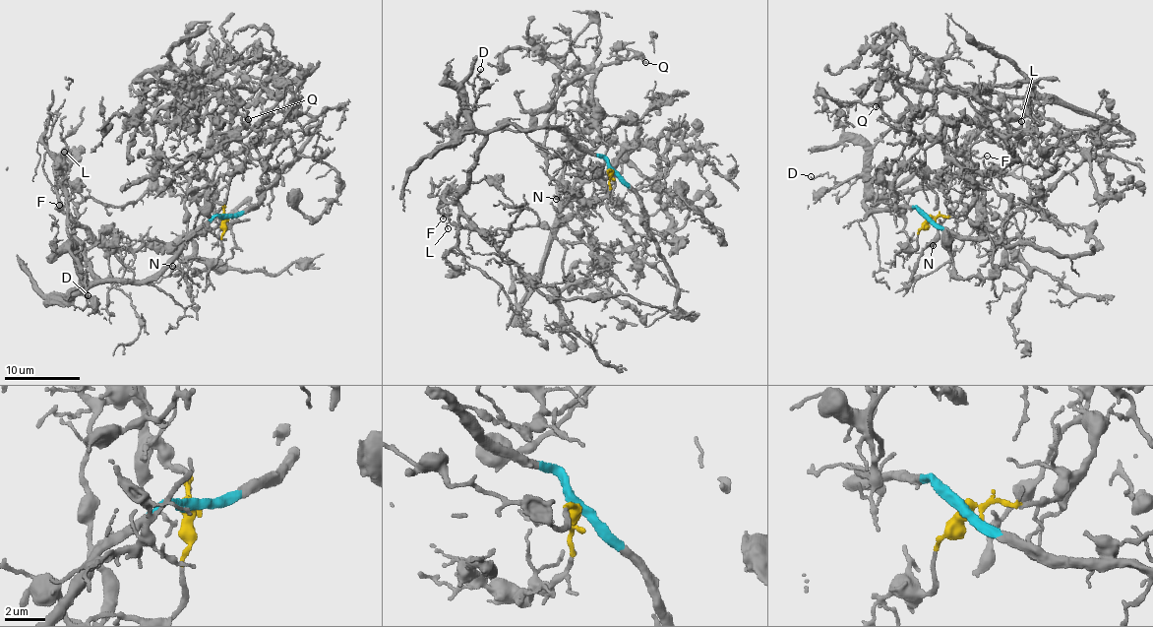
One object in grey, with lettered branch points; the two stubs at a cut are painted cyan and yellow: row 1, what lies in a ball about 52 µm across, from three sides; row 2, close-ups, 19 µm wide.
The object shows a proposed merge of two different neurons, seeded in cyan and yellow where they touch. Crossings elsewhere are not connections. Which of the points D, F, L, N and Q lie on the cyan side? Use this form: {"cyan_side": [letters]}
{"cyan_side": ["D", "F", "L"]}

